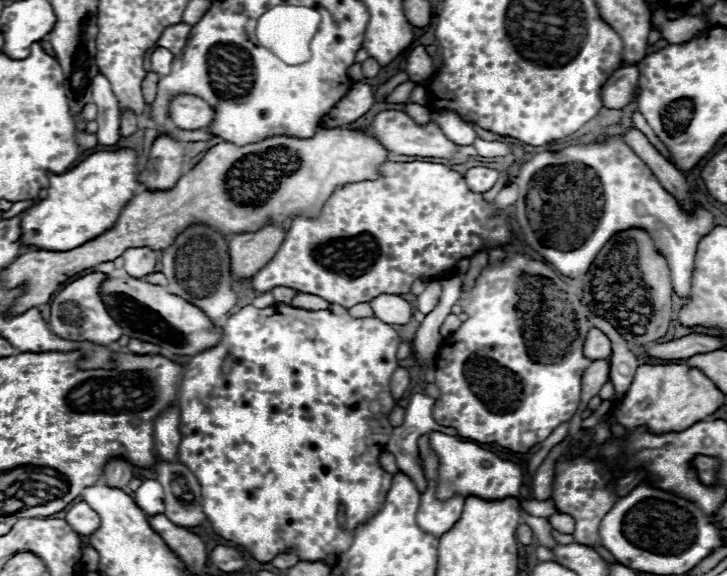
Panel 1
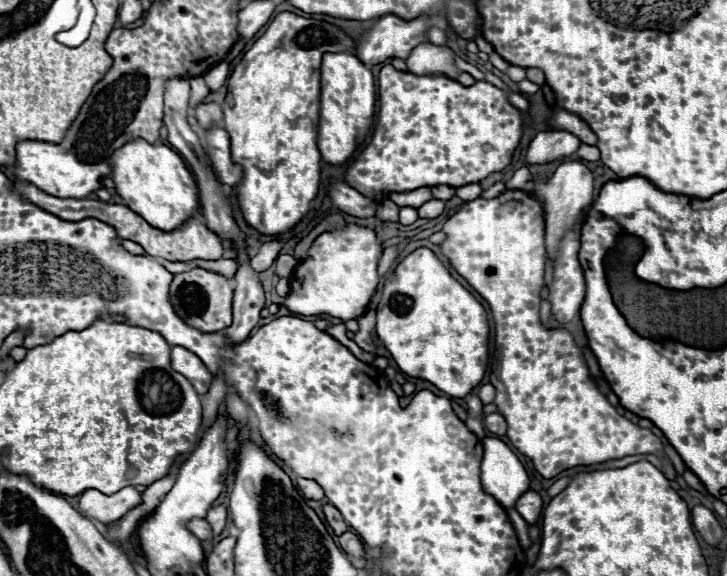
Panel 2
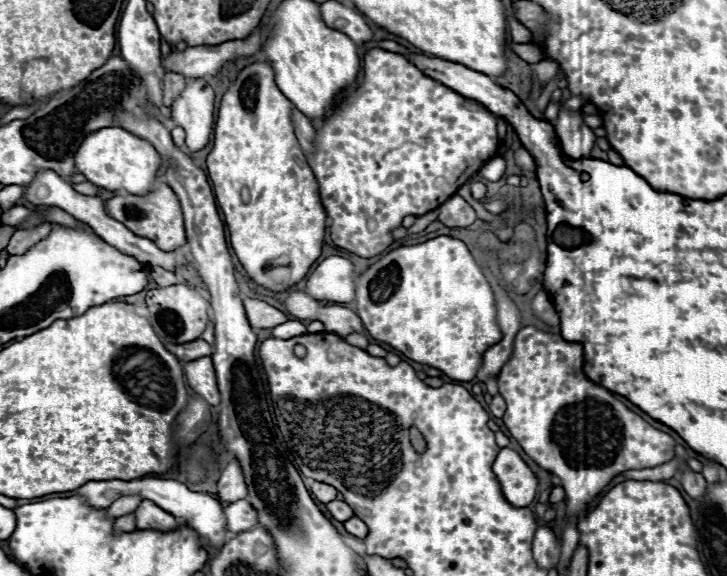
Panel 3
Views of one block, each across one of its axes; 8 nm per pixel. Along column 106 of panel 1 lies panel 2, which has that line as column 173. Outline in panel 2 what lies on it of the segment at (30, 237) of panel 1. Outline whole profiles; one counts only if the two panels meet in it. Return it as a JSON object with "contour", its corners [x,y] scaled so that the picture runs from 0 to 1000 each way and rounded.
{"contour":[[[187,240],[187,243],[171,250],[165,260],[157,260],[157,267],[151,274],[151,288],[154,288],[151,309],[157,313],[157,326],[160,326],[162,340],[171,344],[173,358],[179,365],[184,365],[187,372],[193,372],[206,392],[215,392],[228,403],[242,399],[259,378],[264,378],[264,372],[275,358],[272,354],[272,330],[270,330],[270,316],[267,316],[264,302],[259,299],[253,278],[228,250],[206,250],[198,240]]]}

